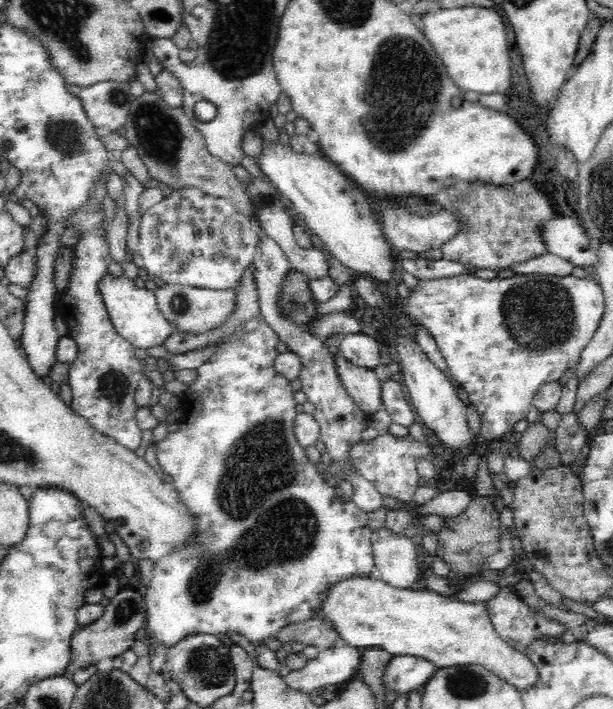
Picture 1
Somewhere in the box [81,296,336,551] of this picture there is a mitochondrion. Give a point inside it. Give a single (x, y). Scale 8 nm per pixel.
(112, 386)

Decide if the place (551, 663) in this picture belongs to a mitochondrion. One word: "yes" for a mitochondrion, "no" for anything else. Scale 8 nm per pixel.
no

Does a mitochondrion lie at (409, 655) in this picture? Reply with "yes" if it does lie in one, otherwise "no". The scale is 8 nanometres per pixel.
no

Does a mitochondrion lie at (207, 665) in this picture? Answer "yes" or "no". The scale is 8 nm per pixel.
yes

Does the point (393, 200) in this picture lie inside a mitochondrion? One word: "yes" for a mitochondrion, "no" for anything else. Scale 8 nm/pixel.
no

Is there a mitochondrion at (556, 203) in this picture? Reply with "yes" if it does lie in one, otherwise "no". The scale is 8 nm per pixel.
no

